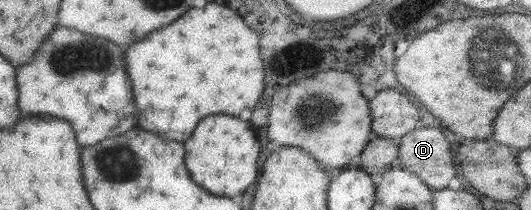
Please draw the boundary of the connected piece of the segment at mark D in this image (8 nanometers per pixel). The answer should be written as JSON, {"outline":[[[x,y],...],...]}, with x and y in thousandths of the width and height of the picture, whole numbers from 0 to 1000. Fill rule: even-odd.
{"outline":[[[782,605],[751,657],[748,757],[765,814],[780,824],[787,852],[808,890],[812,914],[838,900],[847,852],[859,838],[859,767],[851,767],[847,681],[836,662],[836,643],[825,614],[795,614]]]}

